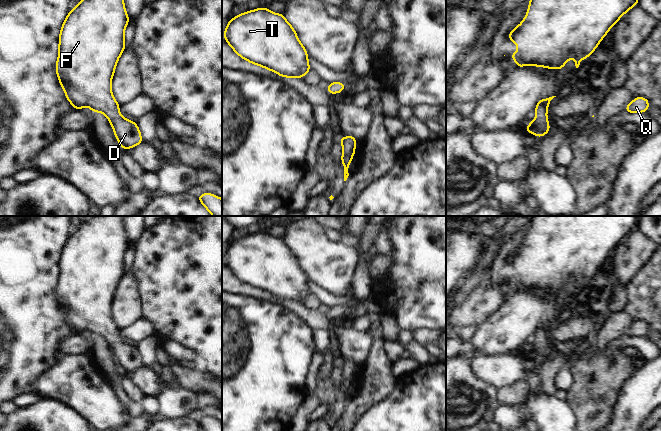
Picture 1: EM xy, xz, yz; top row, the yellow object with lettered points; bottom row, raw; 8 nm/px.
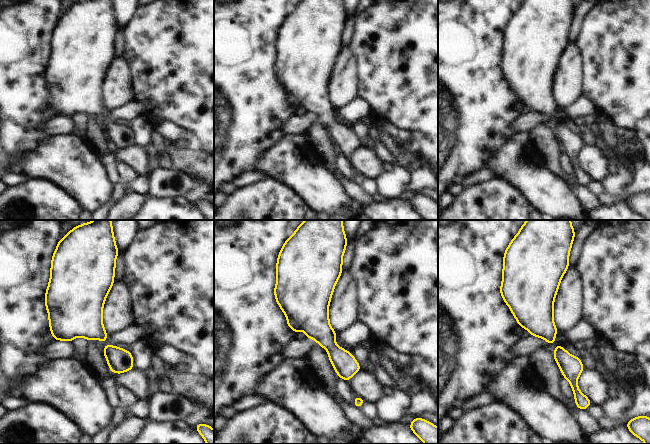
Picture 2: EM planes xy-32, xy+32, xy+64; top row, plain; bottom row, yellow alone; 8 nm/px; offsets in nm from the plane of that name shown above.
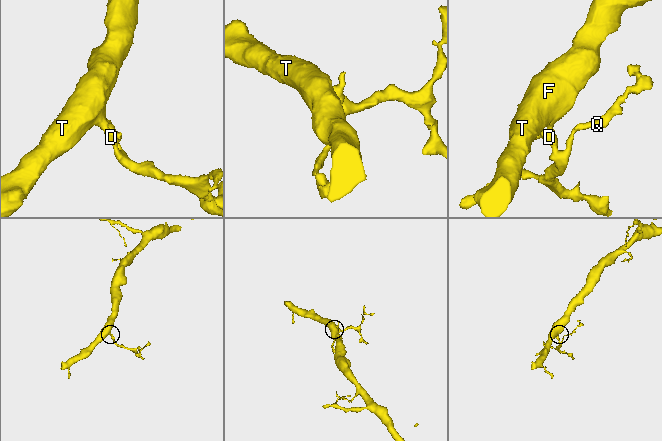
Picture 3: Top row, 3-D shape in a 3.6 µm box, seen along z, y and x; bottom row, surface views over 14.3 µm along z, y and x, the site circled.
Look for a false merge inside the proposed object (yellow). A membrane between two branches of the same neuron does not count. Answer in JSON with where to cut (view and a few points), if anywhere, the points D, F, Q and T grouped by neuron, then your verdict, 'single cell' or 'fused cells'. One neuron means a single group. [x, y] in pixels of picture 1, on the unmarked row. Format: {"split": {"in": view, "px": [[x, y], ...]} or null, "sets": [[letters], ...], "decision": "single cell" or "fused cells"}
{"split": null, "sets": [["D", "F", "Q", "T"]], "decision": "single cell"}

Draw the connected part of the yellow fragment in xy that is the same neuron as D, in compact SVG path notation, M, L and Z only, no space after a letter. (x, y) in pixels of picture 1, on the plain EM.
M92 216L67 239L61 251L56 286L56 298L67 324L75 334L88 330L93 336L102 336L109 343L122 373L132 372L143 366L137 347L119 338L120 330L111 316L115 291L125 274L124 255L128 247L123 216Z

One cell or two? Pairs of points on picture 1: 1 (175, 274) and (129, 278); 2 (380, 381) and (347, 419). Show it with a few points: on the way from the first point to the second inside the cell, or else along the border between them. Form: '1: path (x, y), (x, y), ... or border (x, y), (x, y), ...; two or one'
1: border (131, 270), (137, 283), (140, 300); two
2: path (371, 390), (353, 410); one

